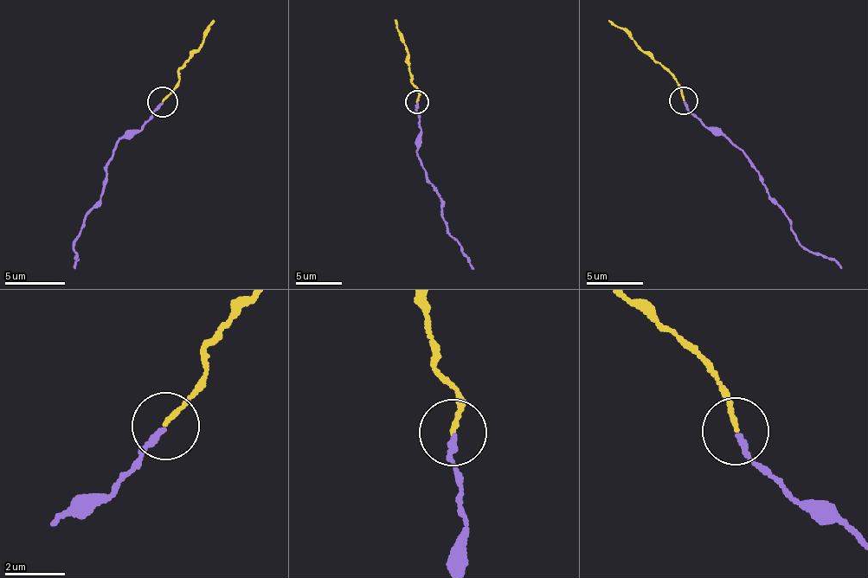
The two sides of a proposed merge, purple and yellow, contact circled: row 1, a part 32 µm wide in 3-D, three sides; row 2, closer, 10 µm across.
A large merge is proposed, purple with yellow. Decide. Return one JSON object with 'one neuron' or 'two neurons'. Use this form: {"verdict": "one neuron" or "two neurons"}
{"verdict": "one neuron"}

